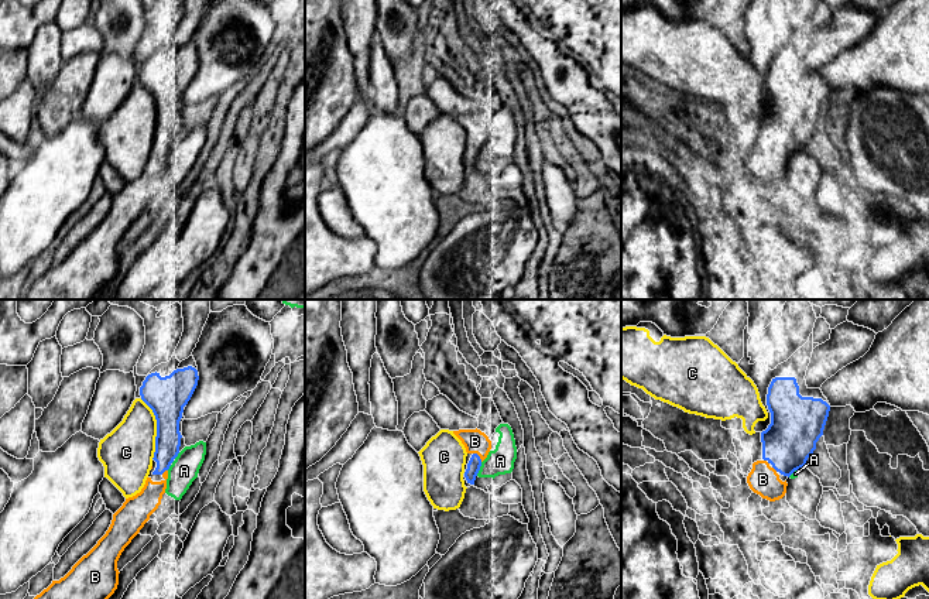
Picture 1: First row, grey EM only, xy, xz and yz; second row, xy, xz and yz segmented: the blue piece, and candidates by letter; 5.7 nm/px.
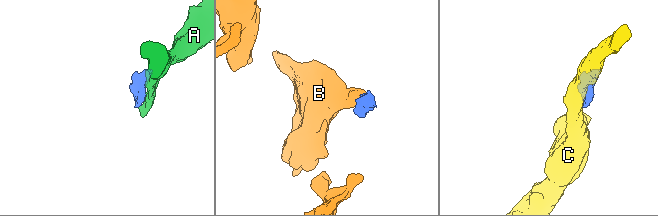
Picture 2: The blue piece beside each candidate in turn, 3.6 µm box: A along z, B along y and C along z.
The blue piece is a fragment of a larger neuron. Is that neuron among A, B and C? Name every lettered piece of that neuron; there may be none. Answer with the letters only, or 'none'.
B

